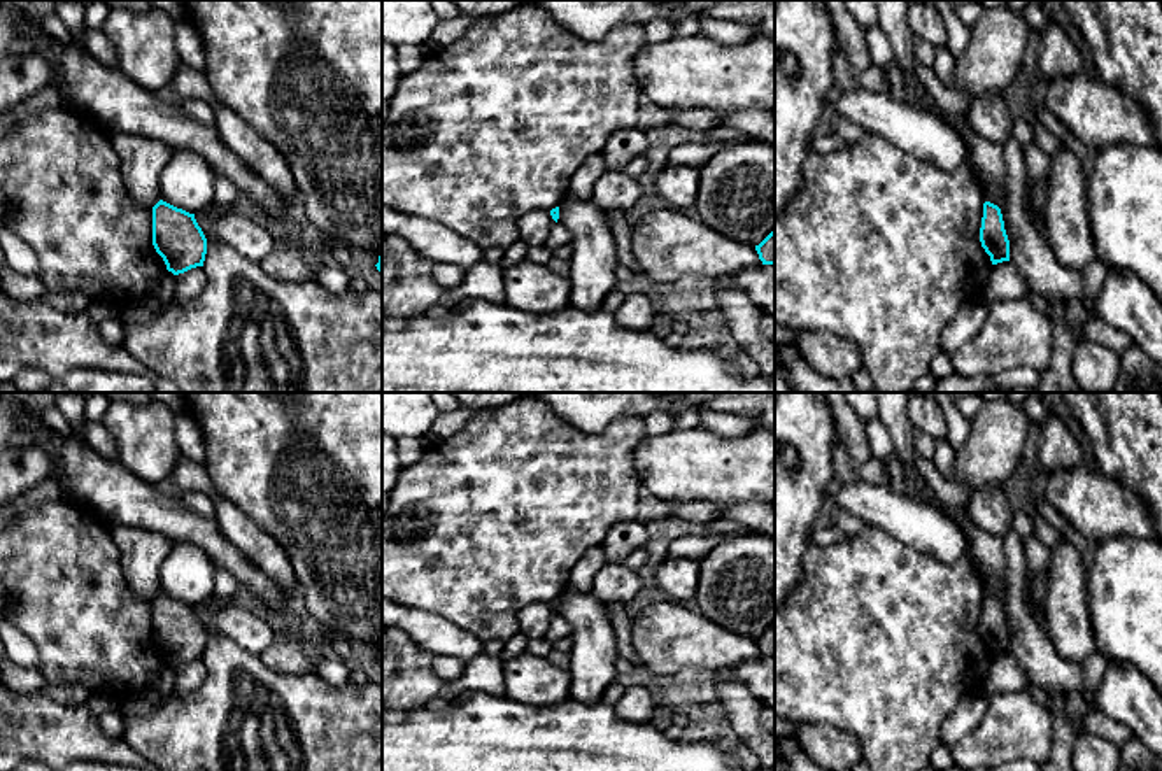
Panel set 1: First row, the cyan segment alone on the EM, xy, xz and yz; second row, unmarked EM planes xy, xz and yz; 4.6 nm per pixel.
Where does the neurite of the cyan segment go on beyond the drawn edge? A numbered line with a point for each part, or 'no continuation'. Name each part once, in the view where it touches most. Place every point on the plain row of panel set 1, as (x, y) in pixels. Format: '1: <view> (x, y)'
no continuation

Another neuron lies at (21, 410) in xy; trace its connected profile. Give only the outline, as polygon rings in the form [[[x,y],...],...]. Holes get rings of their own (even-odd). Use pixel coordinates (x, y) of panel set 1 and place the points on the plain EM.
[[[0,393],[0,403],[4,403],[11,412],[16,414],[16,421],[28,429],[30,428],[30,408],[19,403],[16,398]]]

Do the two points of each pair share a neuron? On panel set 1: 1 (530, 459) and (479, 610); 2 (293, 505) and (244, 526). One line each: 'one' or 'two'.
1: one
2: two

